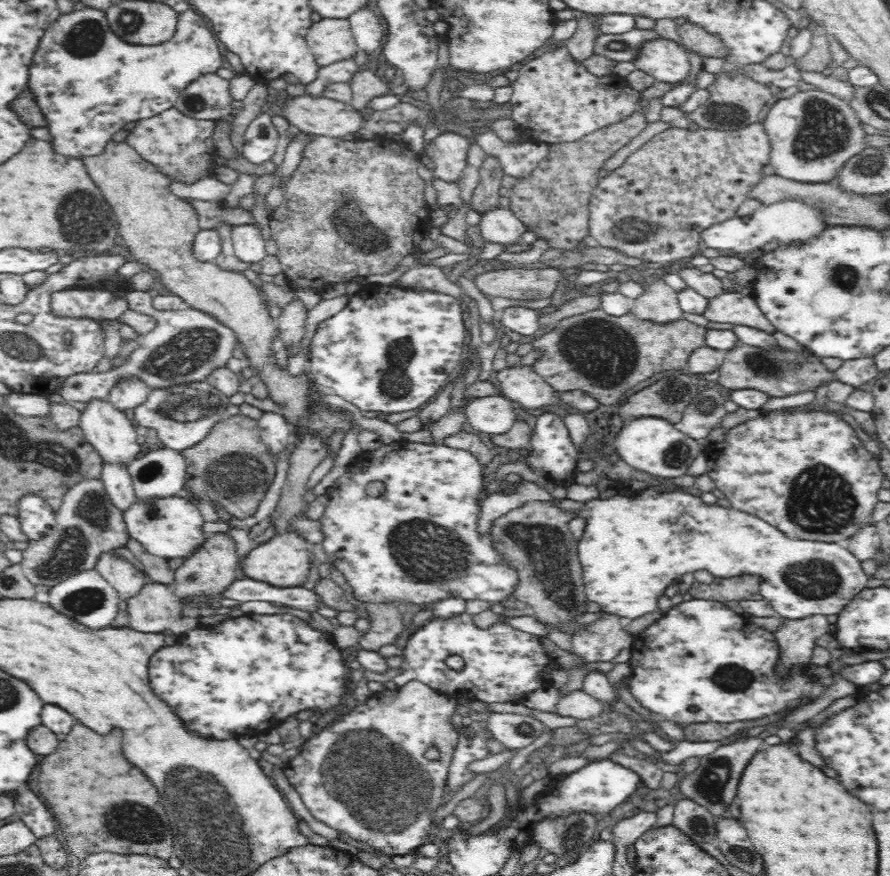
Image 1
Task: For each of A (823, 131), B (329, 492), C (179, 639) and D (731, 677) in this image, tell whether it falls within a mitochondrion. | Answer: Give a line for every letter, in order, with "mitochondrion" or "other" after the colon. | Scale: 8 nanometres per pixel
A: mitochondrion
B: other
C: other
D: mitochondrion

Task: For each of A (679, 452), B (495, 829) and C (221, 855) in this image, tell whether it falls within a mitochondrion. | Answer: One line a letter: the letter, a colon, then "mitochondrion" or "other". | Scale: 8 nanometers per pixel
A: mitochondrion
B: other
C: mitochondrion

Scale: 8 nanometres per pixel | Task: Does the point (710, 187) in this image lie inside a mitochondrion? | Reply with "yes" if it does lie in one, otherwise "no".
no

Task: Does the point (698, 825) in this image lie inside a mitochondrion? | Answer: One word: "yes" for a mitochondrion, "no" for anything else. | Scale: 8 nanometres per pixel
yes

